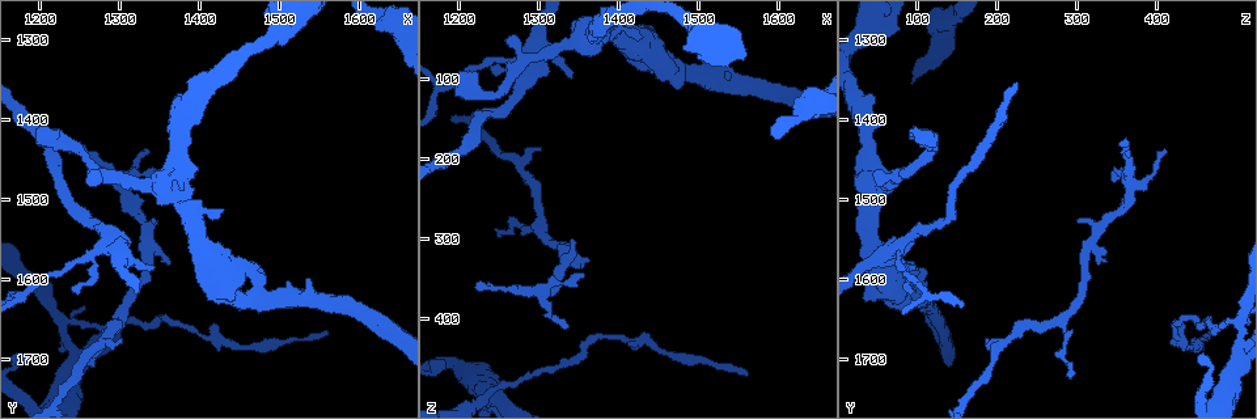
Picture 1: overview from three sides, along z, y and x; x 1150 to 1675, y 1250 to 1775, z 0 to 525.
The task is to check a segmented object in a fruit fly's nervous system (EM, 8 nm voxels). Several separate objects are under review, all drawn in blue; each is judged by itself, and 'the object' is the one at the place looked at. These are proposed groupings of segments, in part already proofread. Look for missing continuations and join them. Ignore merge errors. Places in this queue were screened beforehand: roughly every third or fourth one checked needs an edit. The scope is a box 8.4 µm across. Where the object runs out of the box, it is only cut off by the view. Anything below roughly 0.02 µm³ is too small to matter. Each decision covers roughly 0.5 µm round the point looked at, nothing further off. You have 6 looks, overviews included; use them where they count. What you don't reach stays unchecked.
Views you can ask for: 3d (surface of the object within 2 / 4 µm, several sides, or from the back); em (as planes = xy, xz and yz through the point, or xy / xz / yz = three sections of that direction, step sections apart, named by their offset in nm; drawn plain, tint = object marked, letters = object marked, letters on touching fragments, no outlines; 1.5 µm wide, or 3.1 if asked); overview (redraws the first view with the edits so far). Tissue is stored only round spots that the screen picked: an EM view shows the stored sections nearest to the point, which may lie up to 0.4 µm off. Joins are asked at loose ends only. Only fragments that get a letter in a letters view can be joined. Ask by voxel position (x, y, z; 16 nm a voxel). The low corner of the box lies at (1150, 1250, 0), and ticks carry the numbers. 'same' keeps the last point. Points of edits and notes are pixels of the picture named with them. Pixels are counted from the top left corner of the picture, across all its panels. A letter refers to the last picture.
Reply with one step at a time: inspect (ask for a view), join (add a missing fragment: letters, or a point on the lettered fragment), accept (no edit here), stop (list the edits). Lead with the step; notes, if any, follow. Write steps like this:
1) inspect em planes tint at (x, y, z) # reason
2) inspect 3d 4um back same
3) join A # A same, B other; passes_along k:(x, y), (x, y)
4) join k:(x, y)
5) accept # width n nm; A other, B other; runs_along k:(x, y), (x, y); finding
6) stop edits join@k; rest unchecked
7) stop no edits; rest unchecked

inspect em xz step 8 letters at (1335, 1440, 415) # branch stops here

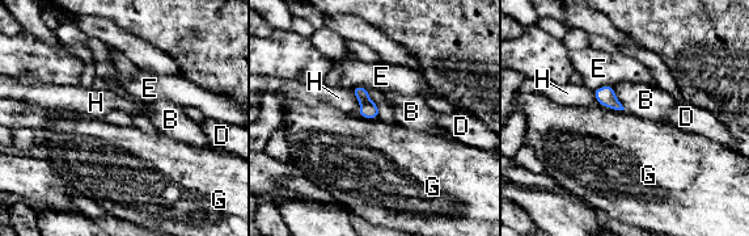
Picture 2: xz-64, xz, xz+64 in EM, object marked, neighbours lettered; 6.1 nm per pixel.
accept # B other, D other, E other, G other, H other; border 2:(600, 104), (623, 110); none of them fits

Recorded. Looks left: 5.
inspect 3d 2um at (1220, 1425, 360) # tapers out

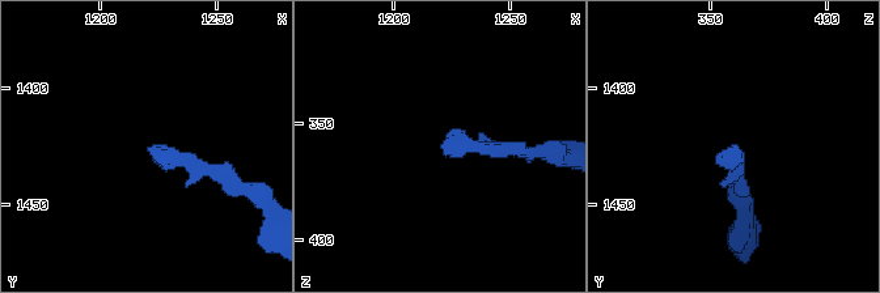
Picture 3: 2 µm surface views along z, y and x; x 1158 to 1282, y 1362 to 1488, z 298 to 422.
inspect em planes letters at (1221, 1425, 362) # now the EM

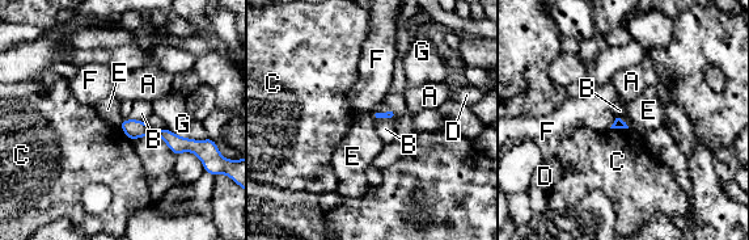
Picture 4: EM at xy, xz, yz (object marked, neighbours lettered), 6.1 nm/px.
accept # A other, B other, C other, D other, E other, F other, G other; runs_along 4:(123, 125), (194, 147); none of them fits

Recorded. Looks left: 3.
inspect em planes letters at (1340, 1590, 100) # free end

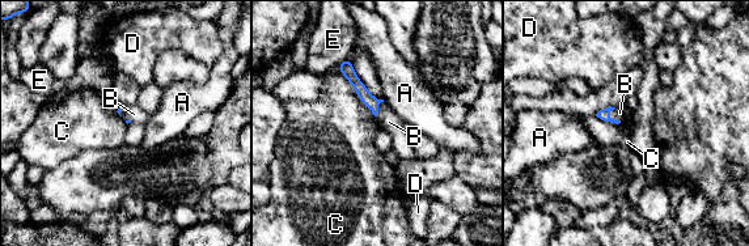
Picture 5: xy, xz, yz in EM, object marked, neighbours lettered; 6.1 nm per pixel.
join B # A other, B same, C other, D other, E other; passes_along 5:(602, 114), (614, 119), (620, 113); the neuron continues

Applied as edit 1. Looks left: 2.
stop edits join@5; rest unchecked

